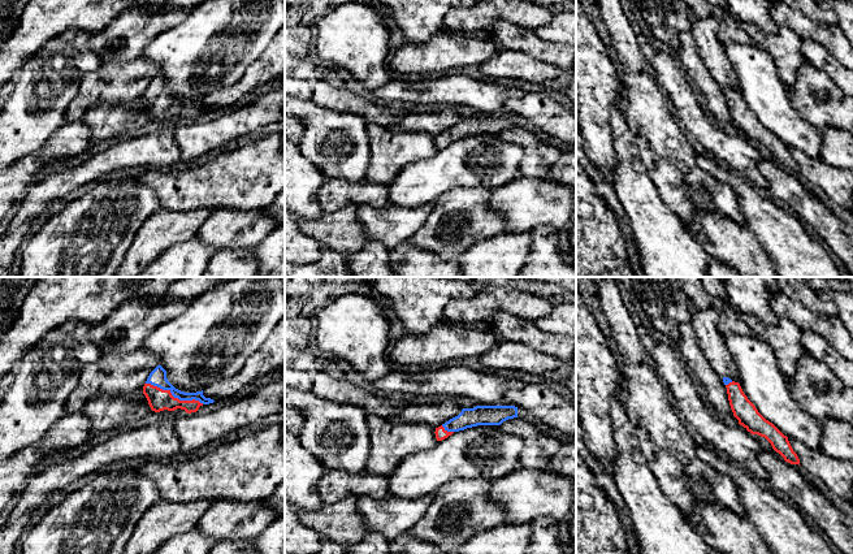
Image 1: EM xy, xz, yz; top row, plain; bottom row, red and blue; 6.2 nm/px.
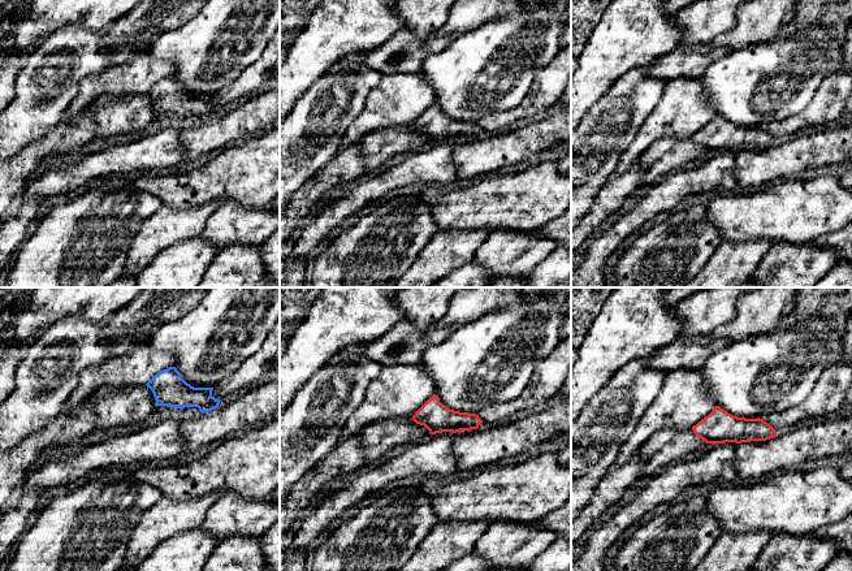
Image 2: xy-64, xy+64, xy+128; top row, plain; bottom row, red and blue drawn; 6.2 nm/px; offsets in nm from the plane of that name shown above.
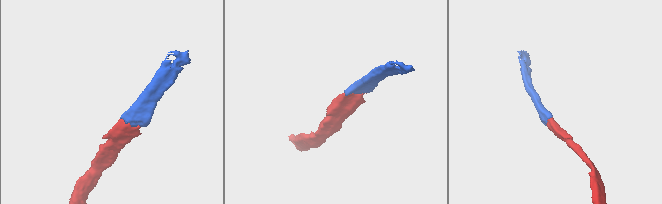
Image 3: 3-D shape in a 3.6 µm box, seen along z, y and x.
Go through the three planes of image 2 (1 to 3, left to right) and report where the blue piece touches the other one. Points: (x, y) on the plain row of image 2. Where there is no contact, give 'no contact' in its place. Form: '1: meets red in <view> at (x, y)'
1: no contact
2: no contact
3: no contact

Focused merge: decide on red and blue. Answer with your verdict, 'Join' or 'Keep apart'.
Join

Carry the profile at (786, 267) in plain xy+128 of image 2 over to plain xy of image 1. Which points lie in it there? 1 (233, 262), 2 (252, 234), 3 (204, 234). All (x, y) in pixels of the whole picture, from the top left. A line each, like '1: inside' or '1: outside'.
1: outside
2: inside
3: inside

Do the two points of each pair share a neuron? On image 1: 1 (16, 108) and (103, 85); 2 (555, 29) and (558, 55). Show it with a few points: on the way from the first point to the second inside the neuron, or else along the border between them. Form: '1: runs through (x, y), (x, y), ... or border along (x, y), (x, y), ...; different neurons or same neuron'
1: border along (98, 68), (83, 76), (64, 118); different neurons
2: border along (533, 30), (544, 40), (559, 42), (562, 44); different neurons

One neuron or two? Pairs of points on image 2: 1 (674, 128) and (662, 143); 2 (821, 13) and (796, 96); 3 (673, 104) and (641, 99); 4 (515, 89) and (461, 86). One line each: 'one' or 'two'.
1: two
2: two
3: two
4: one

